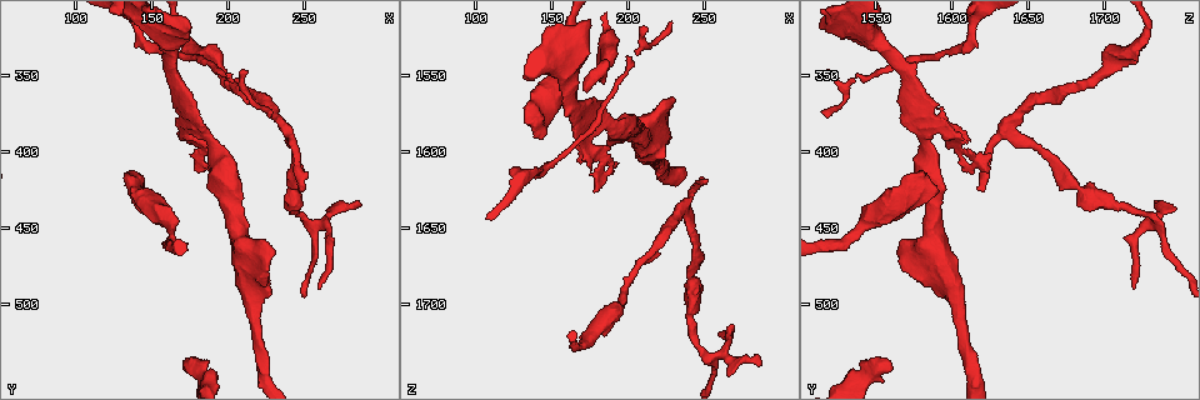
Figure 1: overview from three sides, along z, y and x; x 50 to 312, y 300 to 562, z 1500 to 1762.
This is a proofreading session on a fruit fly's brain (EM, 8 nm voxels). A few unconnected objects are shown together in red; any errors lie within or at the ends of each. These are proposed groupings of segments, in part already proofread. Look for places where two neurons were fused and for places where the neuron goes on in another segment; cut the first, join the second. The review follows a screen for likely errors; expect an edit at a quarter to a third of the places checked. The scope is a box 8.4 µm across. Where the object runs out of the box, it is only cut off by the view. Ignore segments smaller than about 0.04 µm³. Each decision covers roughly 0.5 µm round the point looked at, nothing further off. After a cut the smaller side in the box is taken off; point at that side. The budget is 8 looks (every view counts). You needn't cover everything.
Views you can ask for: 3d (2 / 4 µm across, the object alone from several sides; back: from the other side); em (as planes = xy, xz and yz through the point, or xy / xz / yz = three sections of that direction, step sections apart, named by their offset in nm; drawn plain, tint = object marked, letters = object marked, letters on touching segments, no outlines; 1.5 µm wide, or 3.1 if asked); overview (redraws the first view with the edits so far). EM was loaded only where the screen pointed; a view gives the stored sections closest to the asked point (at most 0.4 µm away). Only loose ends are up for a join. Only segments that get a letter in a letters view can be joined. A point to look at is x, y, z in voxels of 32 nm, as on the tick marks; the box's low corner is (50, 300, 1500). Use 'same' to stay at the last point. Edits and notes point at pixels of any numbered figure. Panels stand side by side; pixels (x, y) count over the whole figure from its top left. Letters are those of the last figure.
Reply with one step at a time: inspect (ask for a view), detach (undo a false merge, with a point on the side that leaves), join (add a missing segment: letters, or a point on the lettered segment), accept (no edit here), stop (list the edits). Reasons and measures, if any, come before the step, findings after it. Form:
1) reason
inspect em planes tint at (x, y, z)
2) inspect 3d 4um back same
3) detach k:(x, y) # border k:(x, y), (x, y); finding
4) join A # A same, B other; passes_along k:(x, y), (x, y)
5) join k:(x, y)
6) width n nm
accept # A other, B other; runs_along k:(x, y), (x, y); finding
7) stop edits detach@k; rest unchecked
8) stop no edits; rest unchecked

an open end
inspect em xy step 8 tint at (144, 426, 1592)

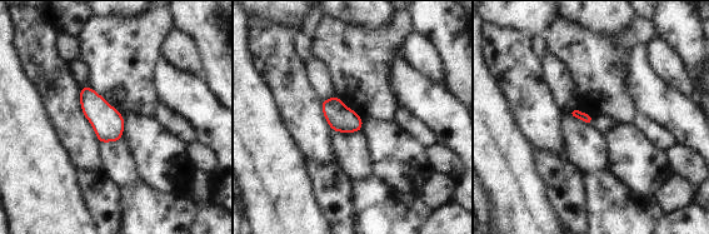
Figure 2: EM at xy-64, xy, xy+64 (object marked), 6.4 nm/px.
inspect em planes tint same

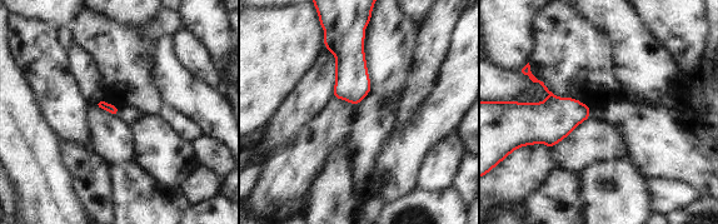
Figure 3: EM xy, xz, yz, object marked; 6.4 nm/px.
see the neighbours
inspect em planes letters same

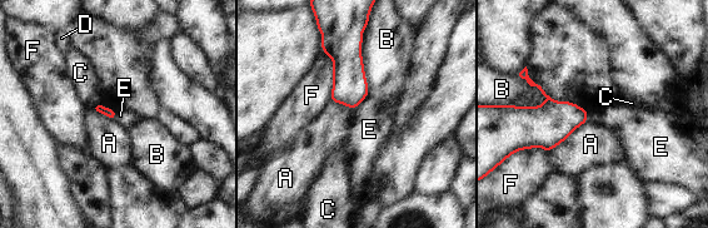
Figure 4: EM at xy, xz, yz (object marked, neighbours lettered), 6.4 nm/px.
longest_contact B 440 nm
accept # A other, B other, C other, D other, E other, F other; border 4:(367, 95), (353, 109); no lettered segment goes on from it

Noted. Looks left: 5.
narrows sharply
inspect 3d 2um at (160, 454, 1536)

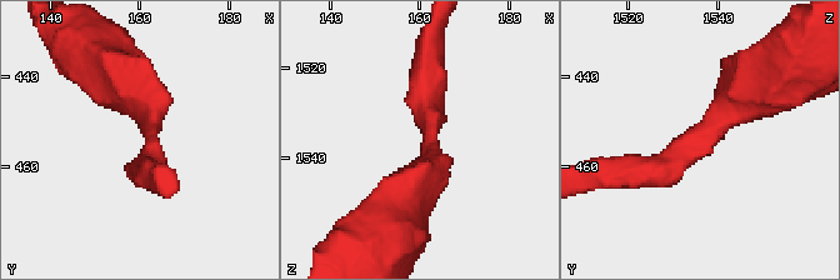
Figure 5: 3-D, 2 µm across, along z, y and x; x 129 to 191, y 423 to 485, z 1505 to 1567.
arm_widths 220, 440 nm
inspect em xy step 4 letters at (161, 454, 1537)

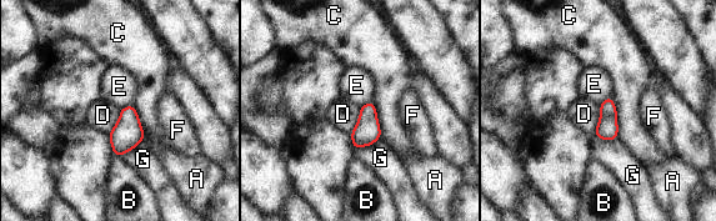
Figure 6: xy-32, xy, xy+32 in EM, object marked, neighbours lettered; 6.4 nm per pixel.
width 100 nm
accept # A other, B other, C other, D other, E other, F other, G other; border 6:(600, 105), (600, 117), (592, 135); all the same neuron

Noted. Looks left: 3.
inspect 3d 2um at (174, 542, 1560)

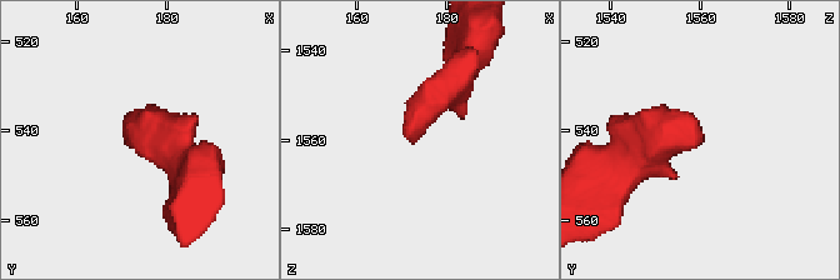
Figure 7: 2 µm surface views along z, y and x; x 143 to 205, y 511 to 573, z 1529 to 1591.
now the EM
inspect em xz step 4 letters at (172, 542, 1561)

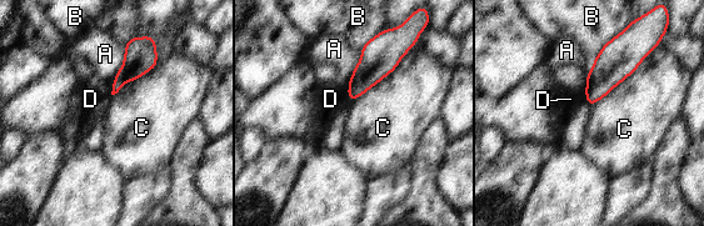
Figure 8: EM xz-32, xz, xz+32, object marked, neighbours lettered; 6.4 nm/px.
longest_contact C 550 nm
accept # A other, B other, C other, D other; none of them fits

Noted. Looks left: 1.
stop no edits; rest unchecked

